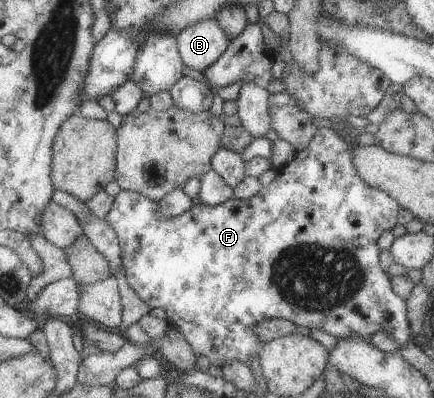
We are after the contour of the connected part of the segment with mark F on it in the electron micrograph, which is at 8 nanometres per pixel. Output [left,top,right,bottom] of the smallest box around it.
[104,126,411,367]

